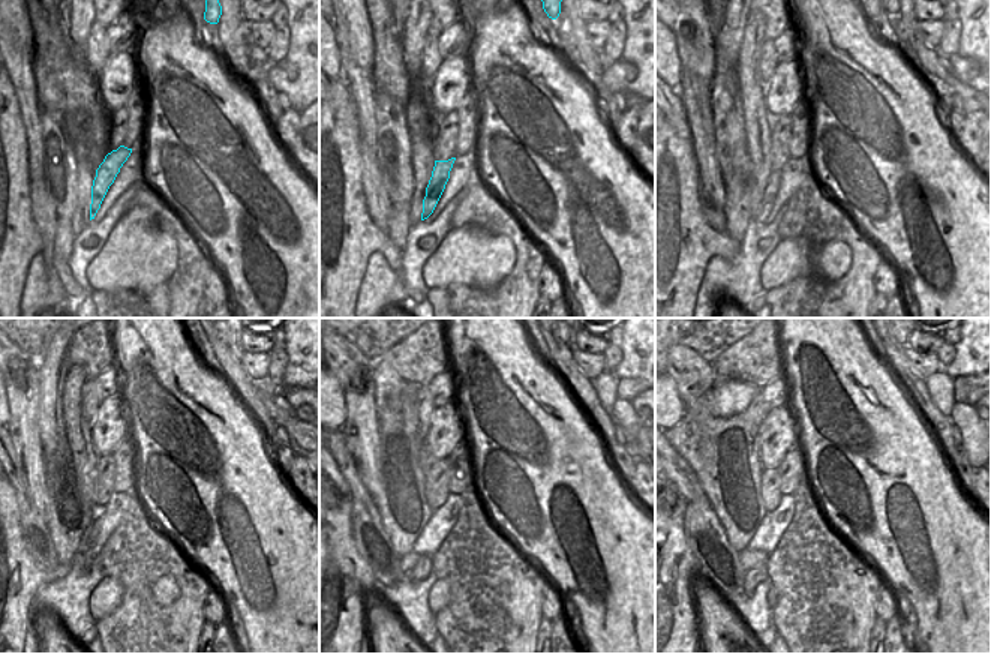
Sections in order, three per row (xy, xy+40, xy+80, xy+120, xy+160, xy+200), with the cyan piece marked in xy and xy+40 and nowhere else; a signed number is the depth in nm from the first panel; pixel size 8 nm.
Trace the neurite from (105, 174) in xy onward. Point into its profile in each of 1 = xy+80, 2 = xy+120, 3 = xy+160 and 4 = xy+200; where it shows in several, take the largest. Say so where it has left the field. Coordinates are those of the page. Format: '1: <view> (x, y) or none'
1: xy+80 (772, 186)
2: xy+120 (89, 555)
3: xy+160 (423, 567)
4: xy+200 (754, 576)

